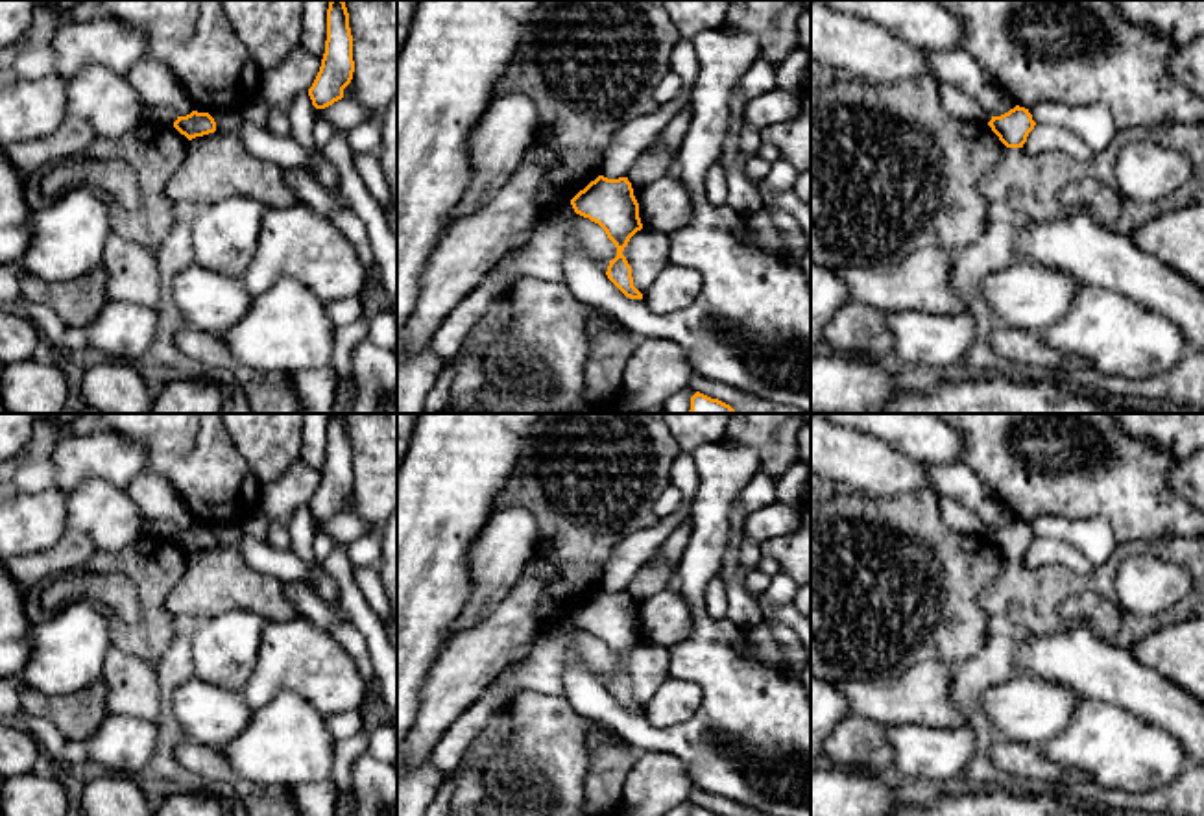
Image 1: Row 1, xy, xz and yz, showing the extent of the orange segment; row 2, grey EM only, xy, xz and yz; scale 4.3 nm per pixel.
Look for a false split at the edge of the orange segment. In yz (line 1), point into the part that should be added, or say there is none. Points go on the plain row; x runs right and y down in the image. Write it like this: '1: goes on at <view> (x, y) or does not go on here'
1: does not go on here

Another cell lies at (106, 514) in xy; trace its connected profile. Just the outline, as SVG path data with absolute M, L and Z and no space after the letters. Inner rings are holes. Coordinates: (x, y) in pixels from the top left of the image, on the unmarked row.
M90 478L68 493L66 524L92 541L100 559L114 559L142 535L144 519L126 487Z

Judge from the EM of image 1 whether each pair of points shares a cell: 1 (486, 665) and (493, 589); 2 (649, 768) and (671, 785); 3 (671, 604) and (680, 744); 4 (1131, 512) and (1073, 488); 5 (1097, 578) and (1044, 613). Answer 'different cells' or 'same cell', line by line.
1: different cells
2: same cell
3: different cells
4: same cell
5: same cell

